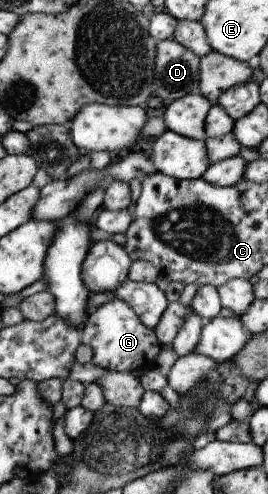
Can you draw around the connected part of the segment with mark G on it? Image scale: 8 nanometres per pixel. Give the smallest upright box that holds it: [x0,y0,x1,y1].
[80,296,161,373]

